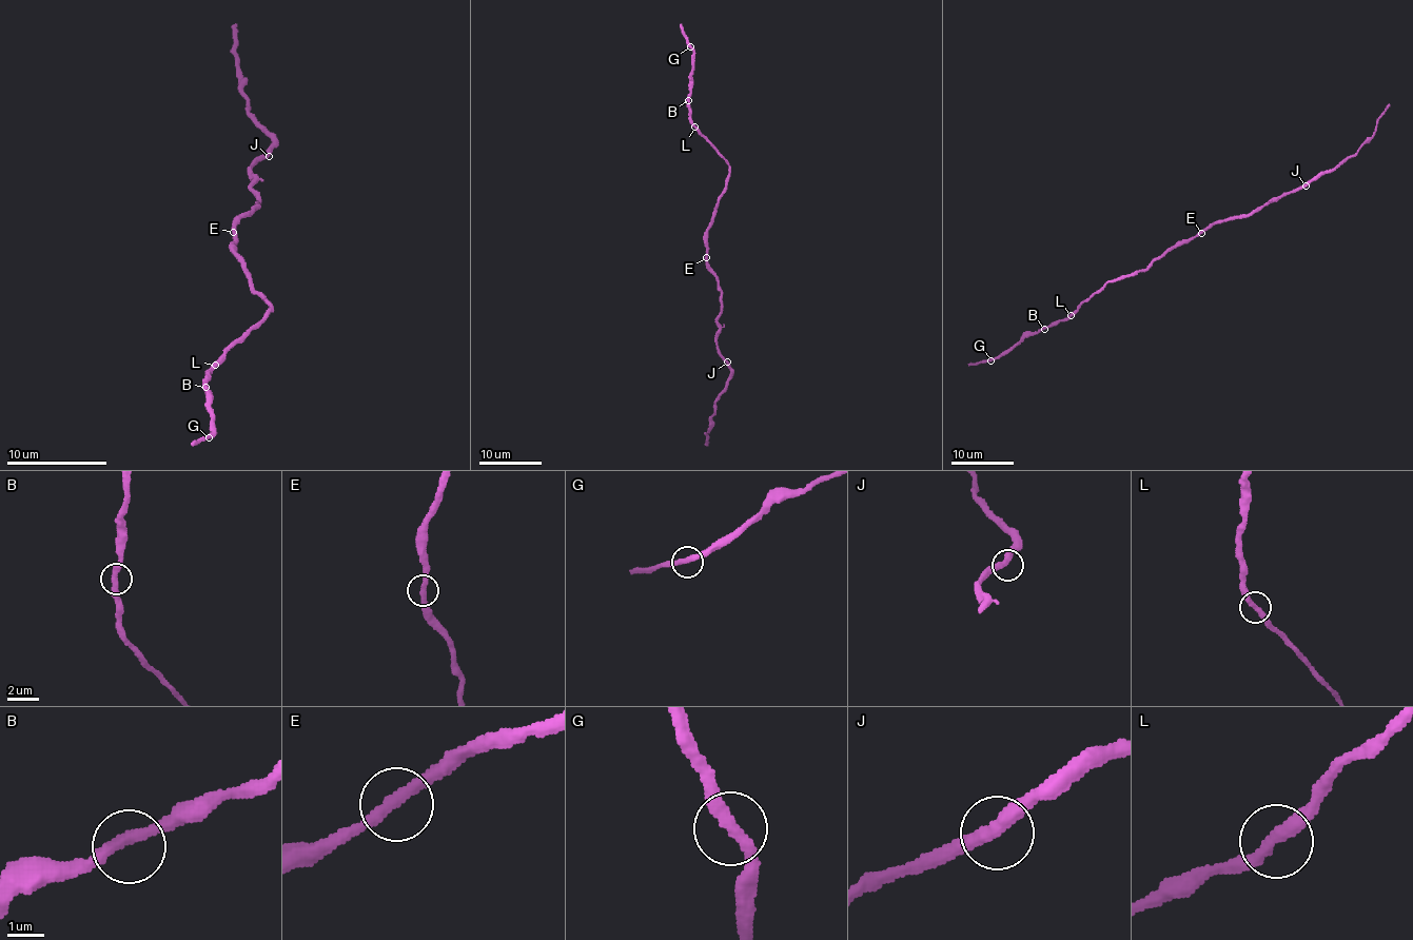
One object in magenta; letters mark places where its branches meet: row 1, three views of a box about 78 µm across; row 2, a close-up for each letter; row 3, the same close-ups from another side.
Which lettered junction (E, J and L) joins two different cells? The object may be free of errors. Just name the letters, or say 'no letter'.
no letter

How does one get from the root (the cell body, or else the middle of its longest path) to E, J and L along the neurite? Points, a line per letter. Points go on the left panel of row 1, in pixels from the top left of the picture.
E: (236, 247), (233, 232)
J: (236, 247), (236, 223), (256, 207), (251, 169), (269, 156)
L: (236, 247), (249, 285), (271, 309), (216, 365)

